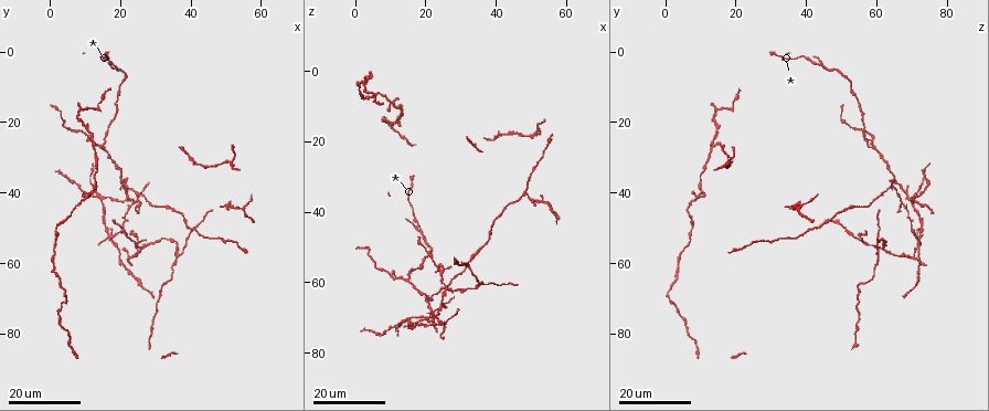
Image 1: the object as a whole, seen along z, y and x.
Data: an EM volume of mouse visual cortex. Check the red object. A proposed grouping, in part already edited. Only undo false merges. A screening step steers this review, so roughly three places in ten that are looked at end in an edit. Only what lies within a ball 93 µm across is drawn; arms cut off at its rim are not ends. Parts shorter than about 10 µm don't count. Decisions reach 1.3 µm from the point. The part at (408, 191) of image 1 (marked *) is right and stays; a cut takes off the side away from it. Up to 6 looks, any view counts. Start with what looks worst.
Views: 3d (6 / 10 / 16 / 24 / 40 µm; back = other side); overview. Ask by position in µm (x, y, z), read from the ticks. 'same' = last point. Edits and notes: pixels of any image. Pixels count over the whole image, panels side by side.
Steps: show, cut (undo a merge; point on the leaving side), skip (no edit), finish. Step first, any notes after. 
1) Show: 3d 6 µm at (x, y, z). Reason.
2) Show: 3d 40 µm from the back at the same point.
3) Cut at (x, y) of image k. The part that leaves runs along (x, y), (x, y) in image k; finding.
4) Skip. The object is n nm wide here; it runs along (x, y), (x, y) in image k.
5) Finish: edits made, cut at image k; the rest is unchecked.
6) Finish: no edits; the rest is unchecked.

Show: 3d 24 µm at (12.5, 41.0, 71.5). Four arms meet.

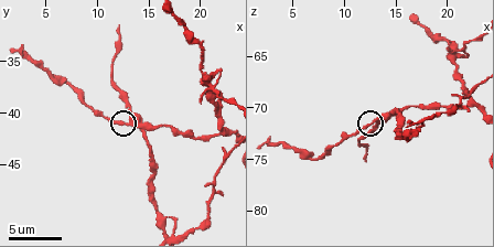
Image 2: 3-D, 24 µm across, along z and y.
Show: 3d 10 µm at (13.4, 40.6, 71.4).

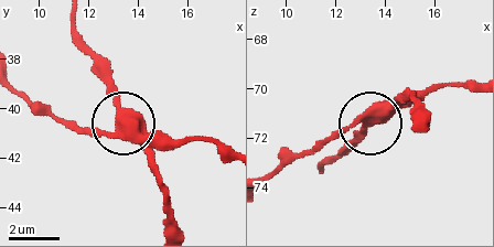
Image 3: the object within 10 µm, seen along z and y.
Cut at (116, 108) of image 3. 4 arms meet here; two cells meet here.

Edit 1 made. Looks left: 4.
Show: overview.

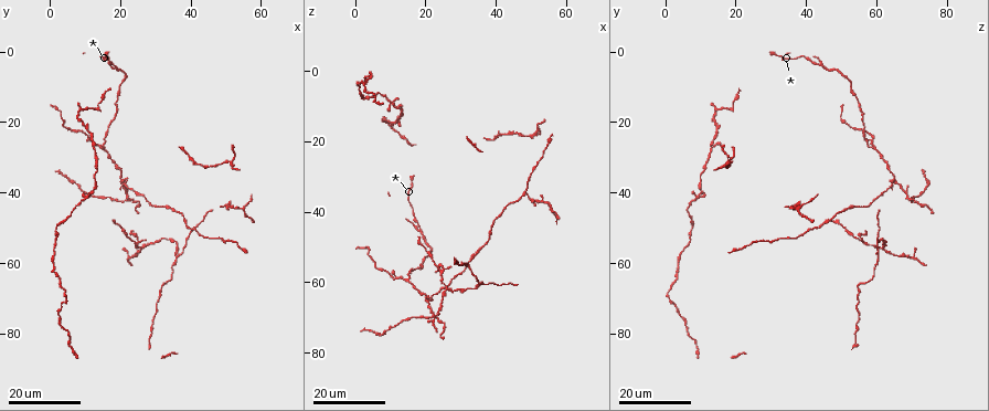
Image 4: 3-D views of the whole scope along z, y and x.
Show: 3d 24 µm at (36.0, 58.0, 61.0). Two arms in line, one across.

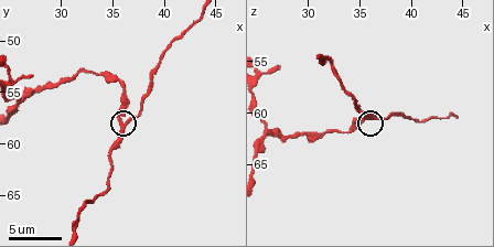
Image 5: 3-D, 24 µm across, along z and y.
Show: 3d 6 µm at (36.4, 58.0, 60.6).

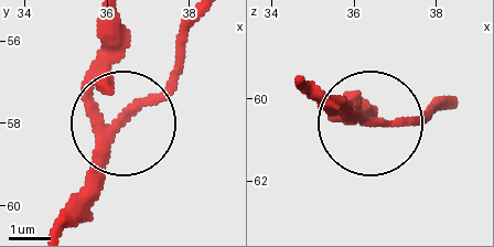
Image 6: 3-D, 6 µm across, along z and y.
Show: 3d 6 µm from the back at (36.30, 58.05, 60.45).

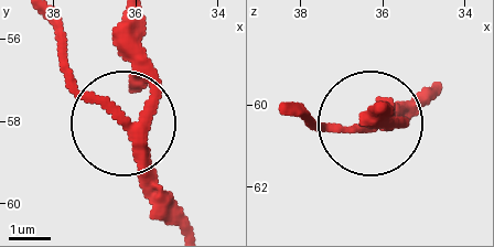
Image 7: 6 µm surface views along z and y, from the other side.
Cut at (160, 196) of image 7. 3 arms meet here; the part that leaves runs along (137, 140), (169, 221) in image 7; two cells meet here.

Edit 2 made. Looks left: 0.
Finish: edits made, cut at image 3, cut at image 7; the rest is unchecked.

